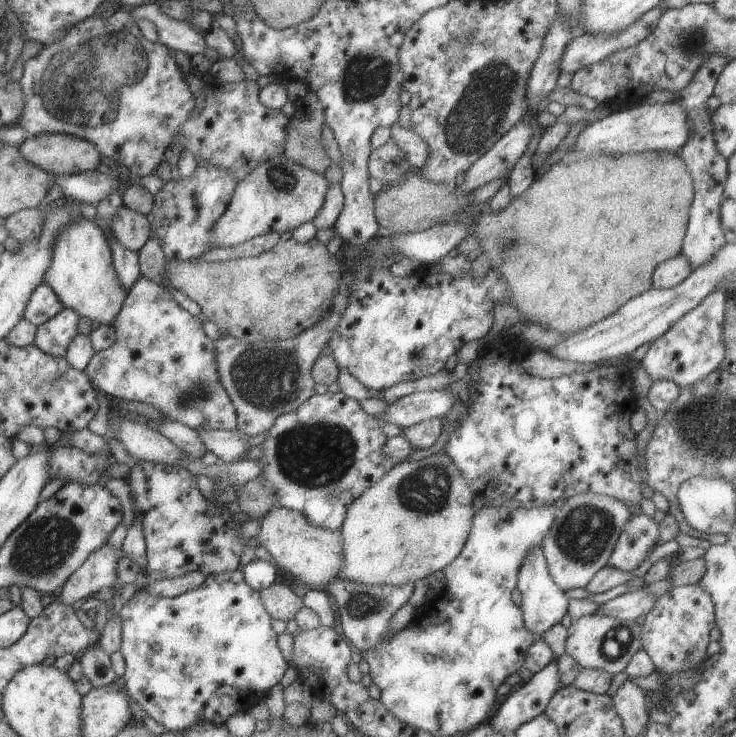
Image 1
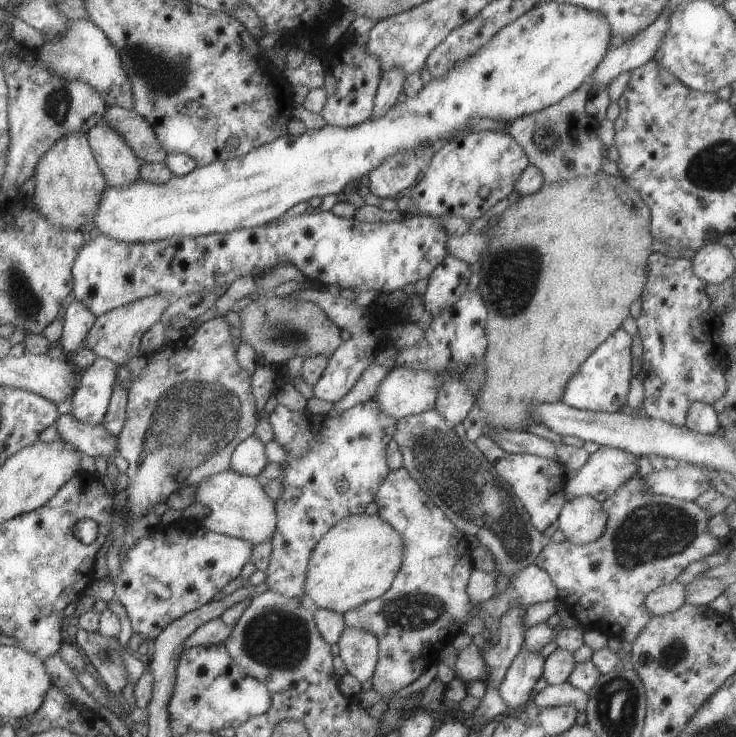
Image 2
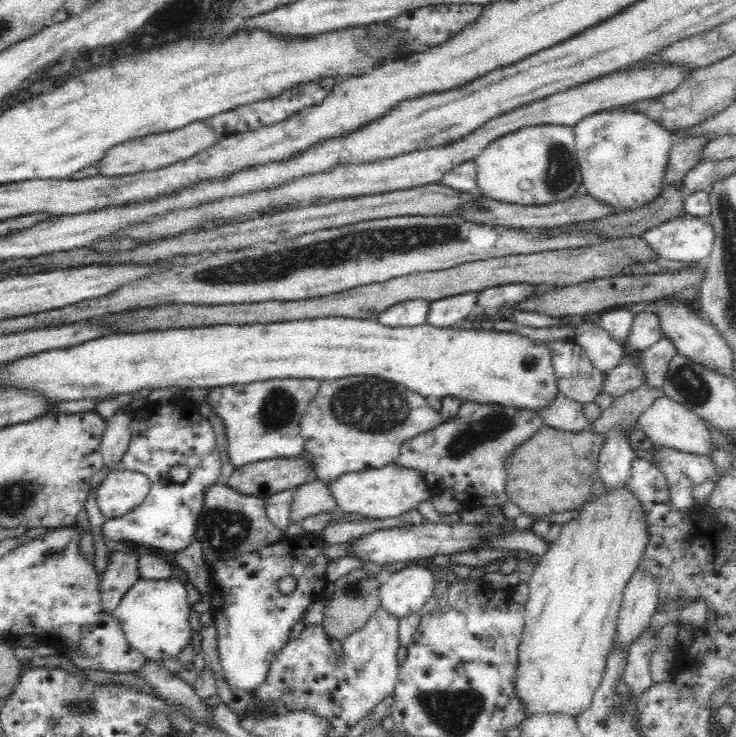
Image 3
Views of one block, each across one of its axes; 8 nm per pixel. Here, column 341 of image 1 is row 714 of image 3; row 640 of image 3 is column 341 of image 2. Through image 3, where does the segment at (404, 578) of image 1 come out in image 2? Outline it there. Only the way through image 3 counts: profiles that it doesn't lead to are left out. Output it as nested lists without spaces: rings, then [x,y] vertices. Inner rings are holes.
[[[378,514],[351,515],[334,524],[311,551],[305,594],[316,607],[344,612],[380,597],[391,586],[403,558],[401,535]]]

